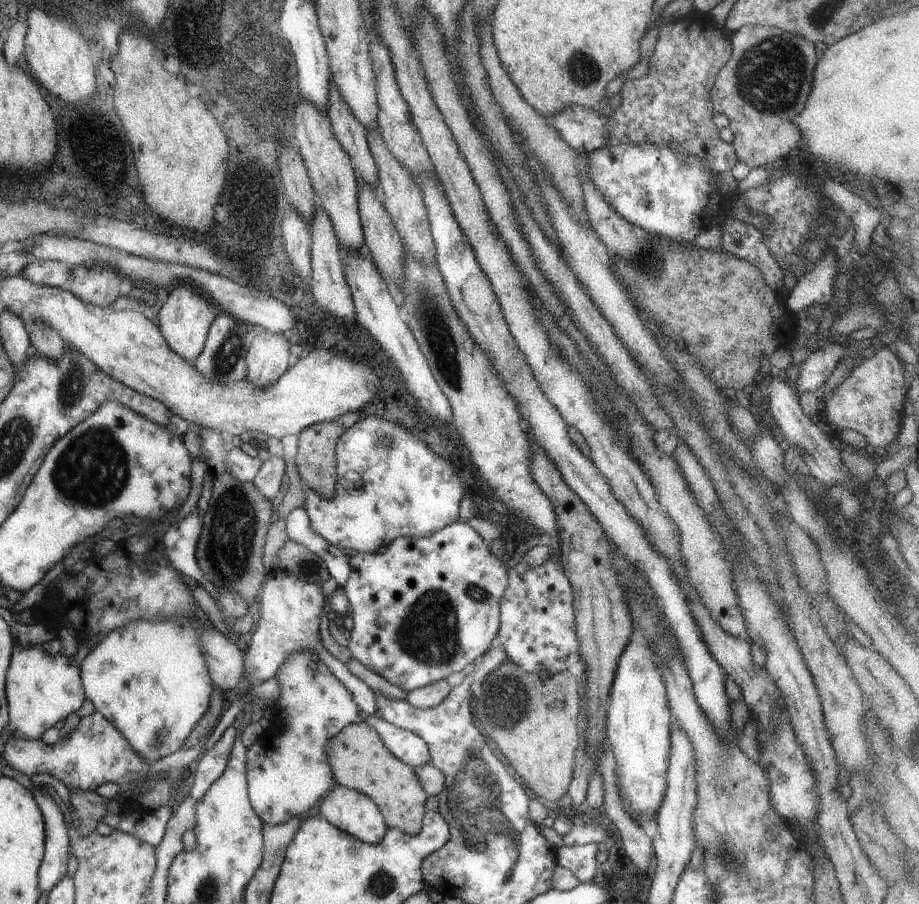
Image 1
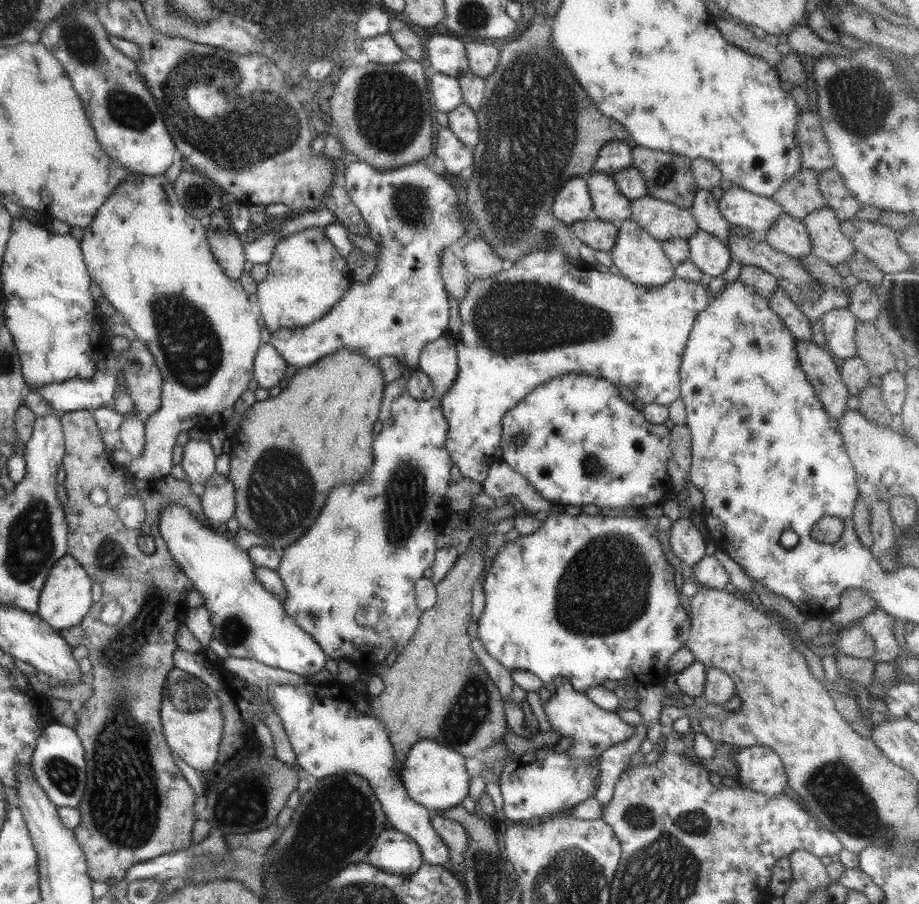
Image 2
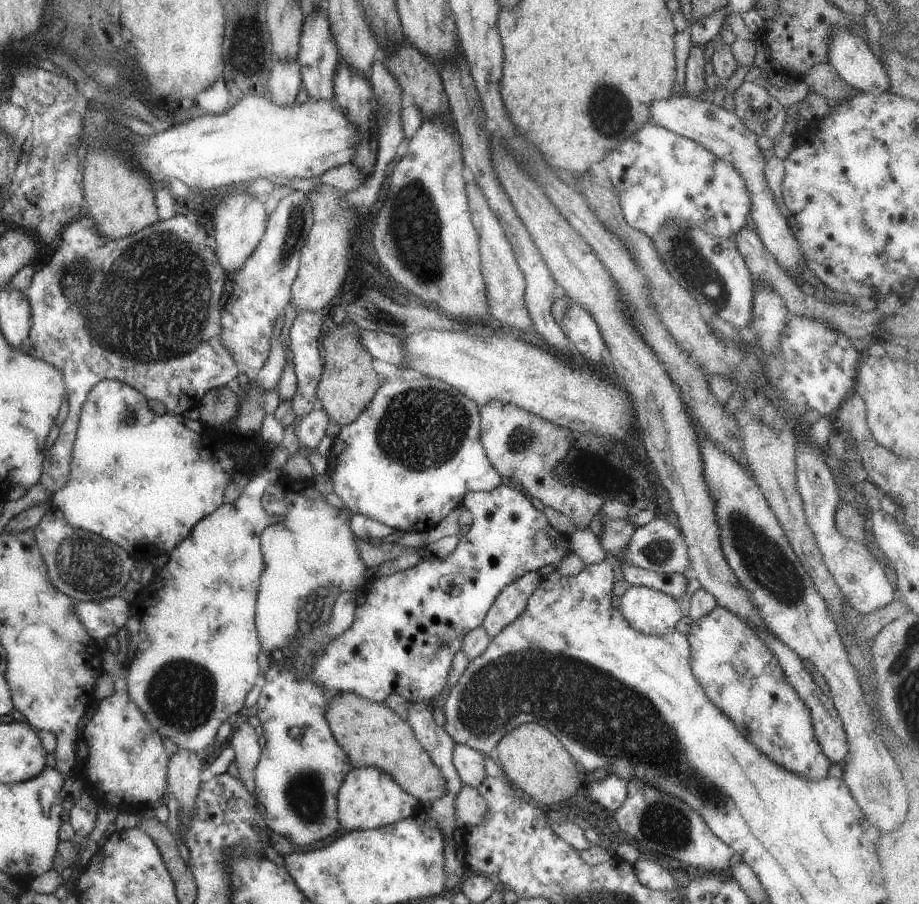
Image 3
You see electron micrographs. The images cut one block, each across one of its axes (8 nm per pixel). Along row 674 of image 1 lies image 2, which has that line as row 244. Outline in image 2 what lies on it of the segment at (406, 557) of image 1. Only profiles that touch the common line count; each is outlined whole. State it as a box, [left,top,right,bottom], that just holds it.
[269,161,466,368]

